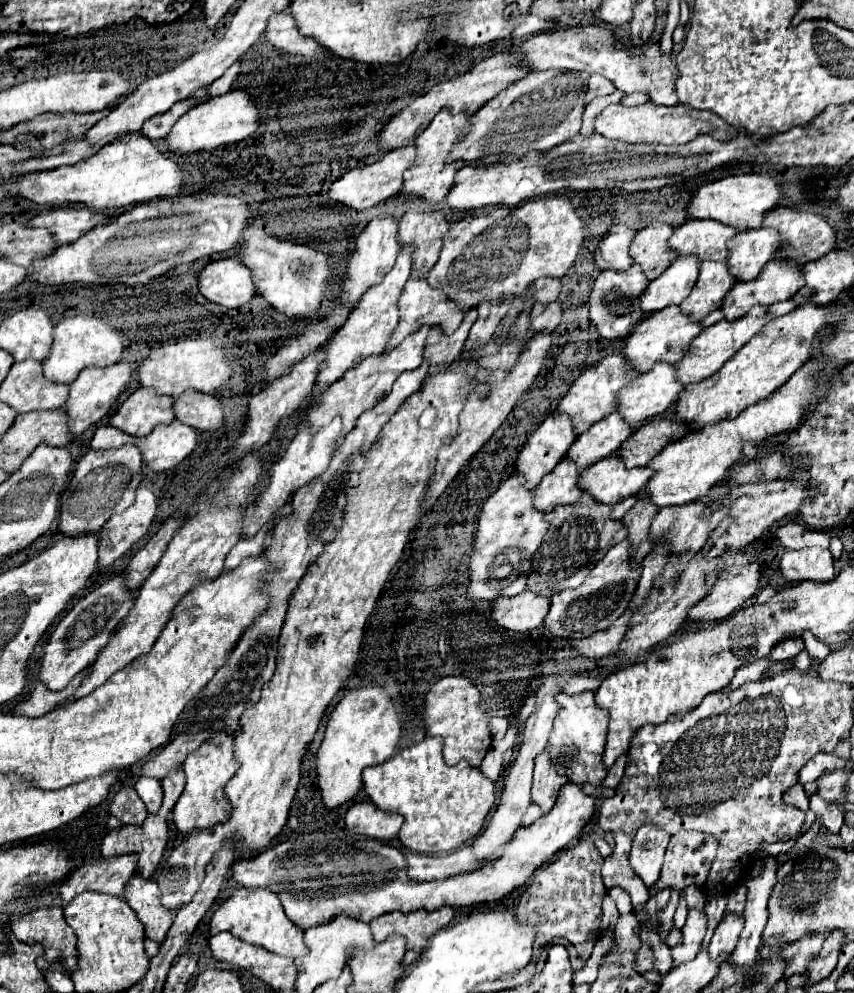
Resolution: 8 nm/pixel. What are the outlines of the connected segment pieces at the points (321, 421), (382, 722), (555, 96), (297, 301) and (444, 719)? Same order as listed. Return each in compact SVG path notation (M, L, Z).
M420 328L418 332L410 334L390 354L370 356L360 366L348 370L342 380L338 380L336 384L332 384L332 388L322 398L322 404L318 404L312 410L312 424L310 424L310 428L322 428L324 424L330 424L336 416L340 416L342 418L342 424L344 424L344 434L348 434L356 426L356 420L360 418L362 412L374 408L382 400L382 396L388 396L388 392L392 390L394 380L402 372L416 370L422 364L422 350L424 350L424 340L426 340L428 332L430 332L430 328Z
M372 686L348 692L328 716L324 740L316 754L318 786L322 790L324 808L334 810L344 802L352 800L362 786L362 770L392 758L398 740L400 740L400 720L384 688Z
M534 70L508 90L500 92L470 118L470 132L452 146L448 162L464 160L474 164L479 160L480 164L490 165L499 161L498 156L490 154L514 154L520 158L530 150L544 152L554 148L578 134L582 126L584 94L586 84L580 80L578 72Z
M250 226L242 232L240 252L244 266L248 266L252 272L258 294L264 296L264 300L270 302L276 310L288 316L308 316L310 312L318 310L330 276L330 262L326 254L310 246L300 246L268 236L260 226Z
M448 676L438 680L424 700L424 728L428 736L442 736L444 740L444 762L448 766L458 764L460 760L466 760L470 766L480 768L482 758L492 746L492 734L490 734L490 718L488 712L480 706L482 694L476 686L472 686L466 678Z

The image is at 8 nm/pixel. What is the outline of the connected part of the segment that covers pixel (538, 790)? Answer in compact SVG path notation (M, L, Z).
M542 752L536 758L534 766L534 780L532 780L532 804L540 806L542 812L550 812L554 806L554 800L558 796L558 790L566 784L566 776L560 776L556 772L556 766L550 762L548 752Z

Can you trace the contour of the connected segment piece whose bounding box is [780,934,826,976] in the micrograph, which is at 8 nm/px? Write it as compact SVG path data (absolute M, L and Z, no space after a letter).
M806 934L796 944L788 944L780 956L784 956L784 964L788 968L784 970L784 976L794 976L796 972L802 972L808 964L808 960L820 950L826 934Z

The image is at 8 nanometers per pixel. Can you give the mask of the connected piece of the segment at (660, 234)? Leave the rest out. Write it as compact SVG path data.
M654 222L654 224L642 228L634 236L634 240L630 244L630 256L634 258L636 264L642 266L648 280L654 280L656 276L660 276L664 272L664 268L668 268L668 264L672 264L672 260L676 260L676 254L666 246L672 232L674 232L672 226Z

